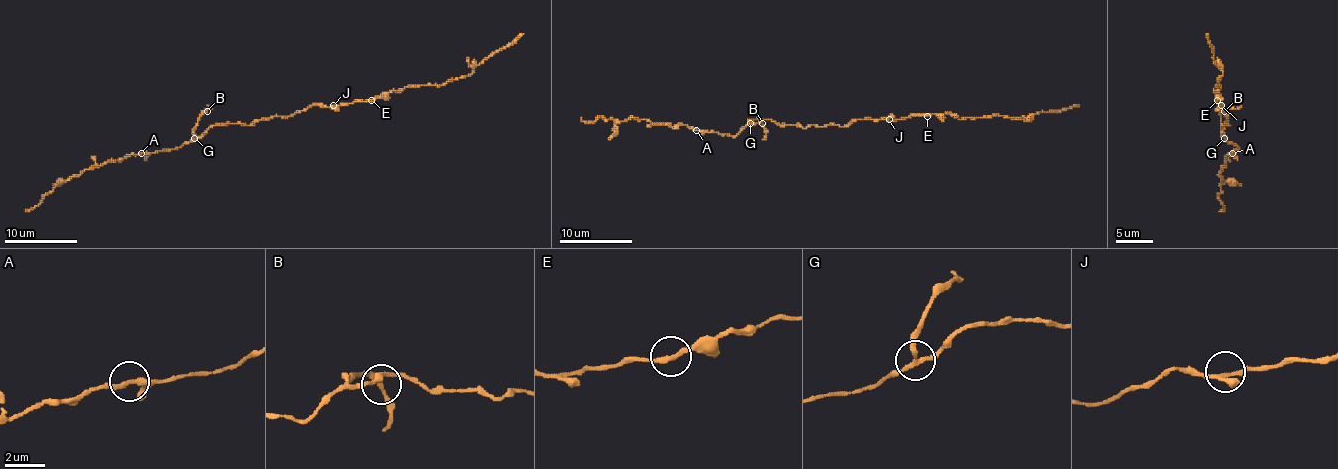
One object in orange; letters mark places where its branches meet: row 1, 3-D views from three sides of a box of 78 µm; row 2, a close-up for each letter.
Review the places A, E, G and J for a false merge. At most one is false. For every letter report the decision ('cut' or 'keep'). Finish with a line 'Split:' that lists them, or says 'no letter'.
A: keep
E: keep
G: cut
J: keep
Split: G

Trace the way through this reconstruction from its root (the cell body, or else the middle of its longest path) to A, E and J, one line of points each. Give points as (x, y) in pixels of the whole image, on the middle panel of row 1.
A: (824, 127), (808, 125), (803, 128), (760, 119), (757, 123), (748, 123), (735, 136), (696, 130)
E: (824, 127), (848, 127), (857, 119), (868, 117), (896, 121), (910, 116), (927, 116)
J: (824, 127), (848, 127), (857, 119), (868, 117), (889, 119)

